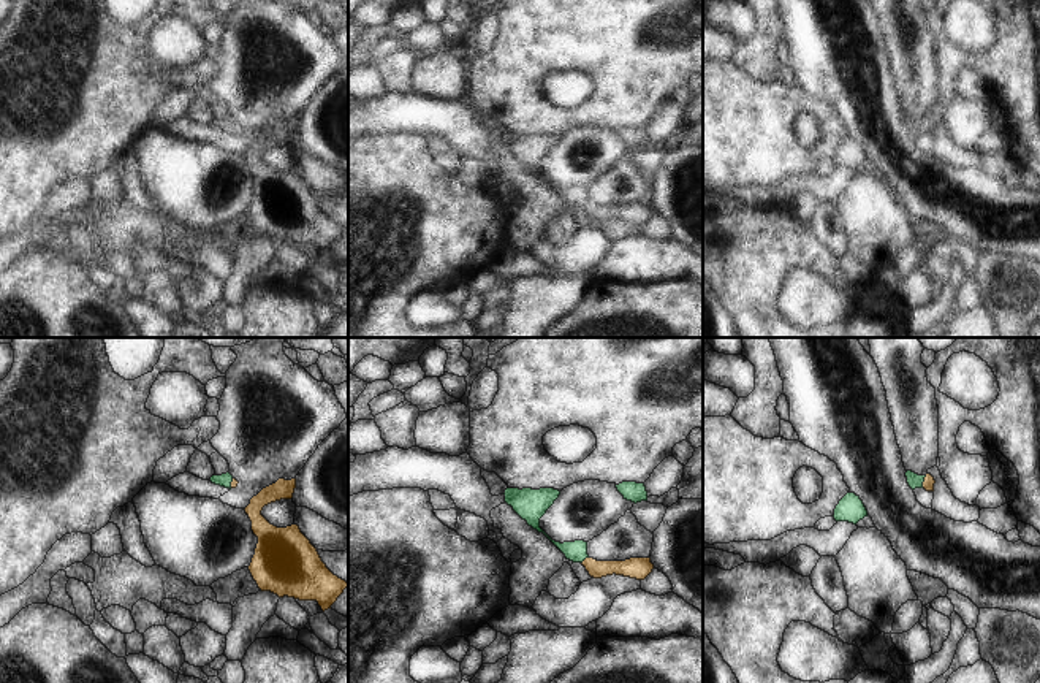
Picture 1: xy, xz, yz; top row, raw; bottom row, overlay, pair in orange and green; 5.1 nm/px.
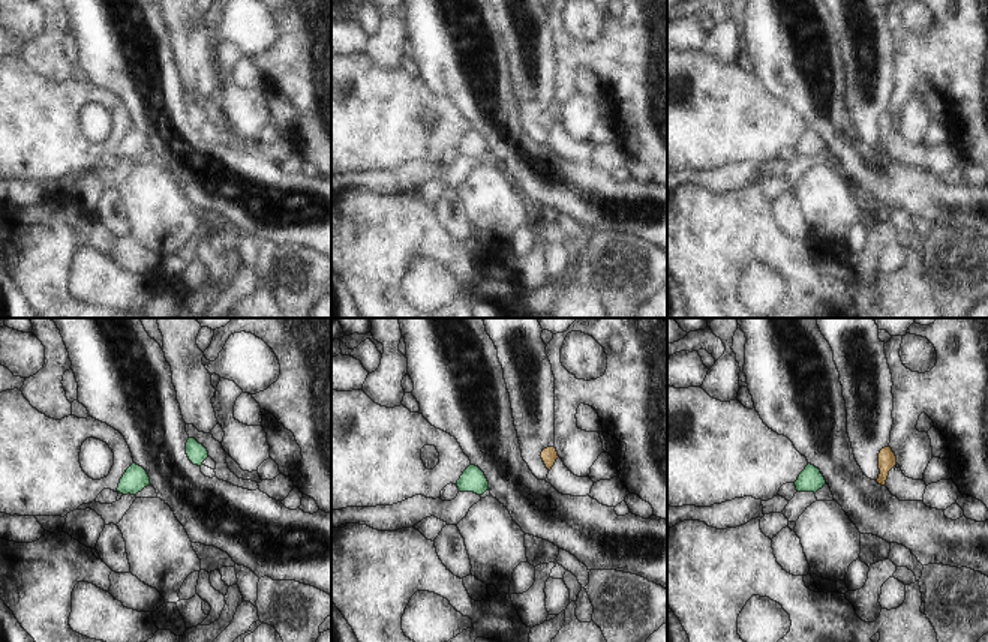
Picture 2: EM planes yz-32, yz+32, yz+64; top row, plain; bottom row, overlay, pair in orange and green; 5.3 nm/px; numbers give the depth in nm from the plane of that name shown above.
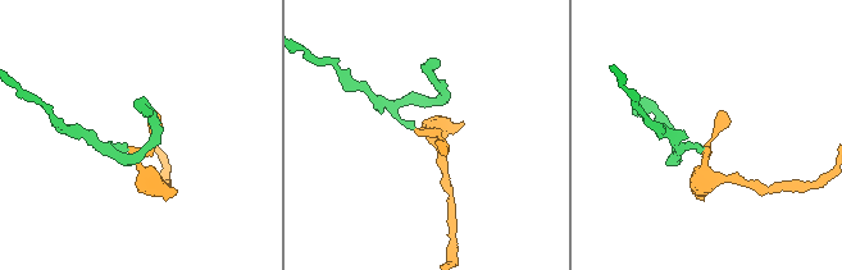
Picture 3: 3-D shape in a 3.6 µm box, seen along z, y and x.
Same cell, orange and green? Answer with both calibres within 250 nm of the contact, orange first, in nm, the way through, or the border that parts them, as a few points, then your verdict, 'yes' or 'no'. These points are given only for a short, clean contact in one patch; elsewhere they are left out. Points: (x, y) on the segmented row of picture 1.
calibres 60 and 70 nm; way yz (928, 484), (923, 482), (914, 480); yes

